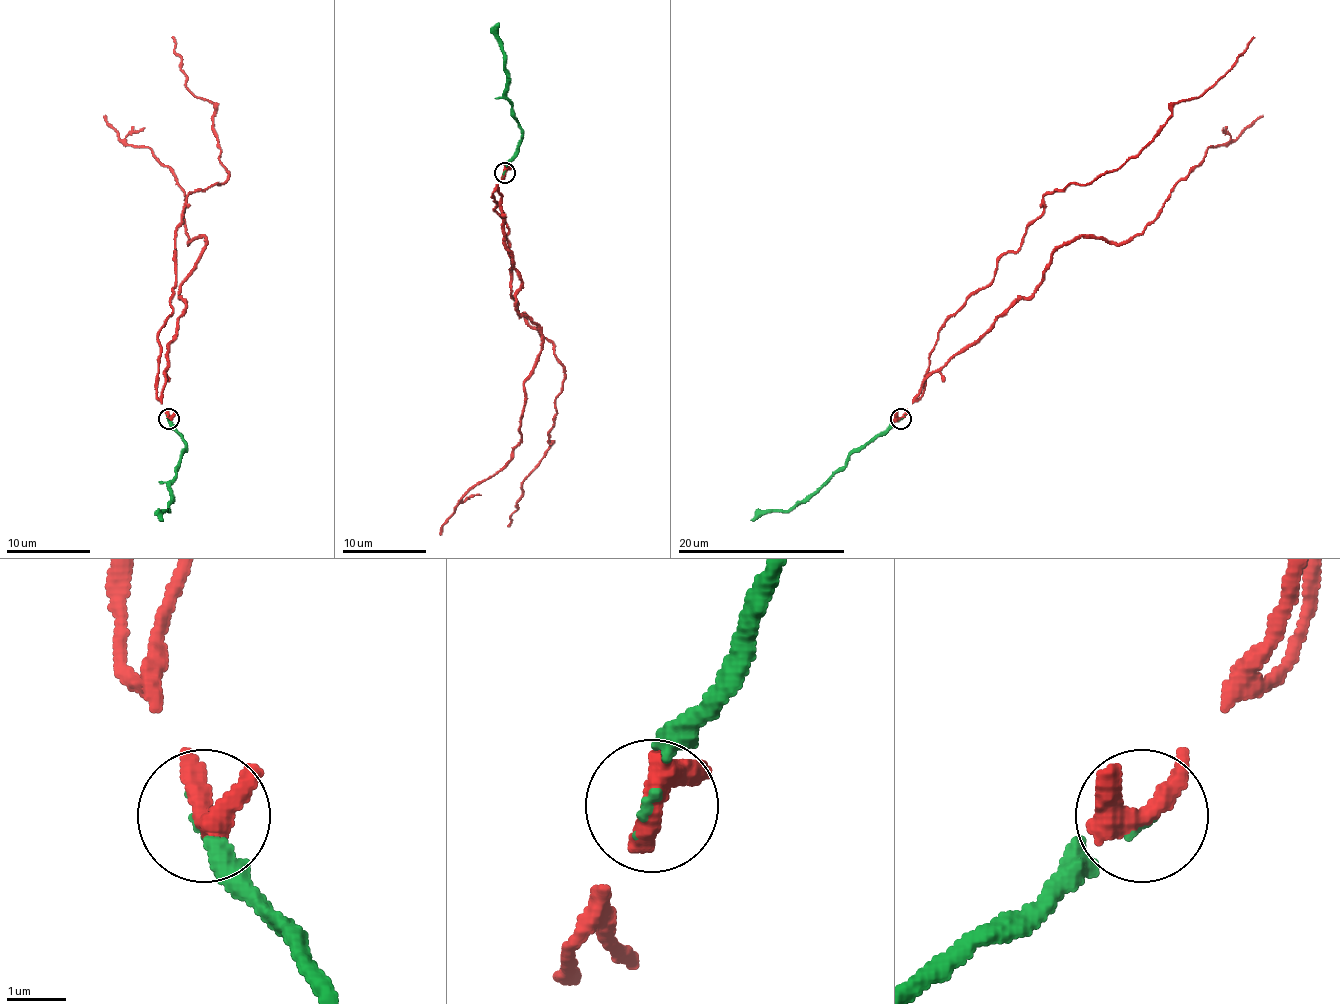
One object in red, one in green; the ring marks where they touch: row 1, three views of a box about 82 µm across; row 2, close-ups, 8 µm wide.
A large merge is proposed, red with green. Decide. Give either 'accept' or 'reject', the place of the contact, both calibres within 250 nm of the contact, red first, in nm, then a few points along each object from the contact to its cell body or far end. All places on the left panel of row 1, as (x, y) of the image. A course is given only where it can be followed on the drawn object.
accept; place (168, 418); calibres 400 and 80 nm; course red (169, 418), (156, 390), (175, 231), (185, 197), (227, 178), (215, 107), (185, 86), (173, 36); course green (169, 420), (185, 443), (185, 451), (171, 489), (169, 510), (162, 514), (162, 520)

